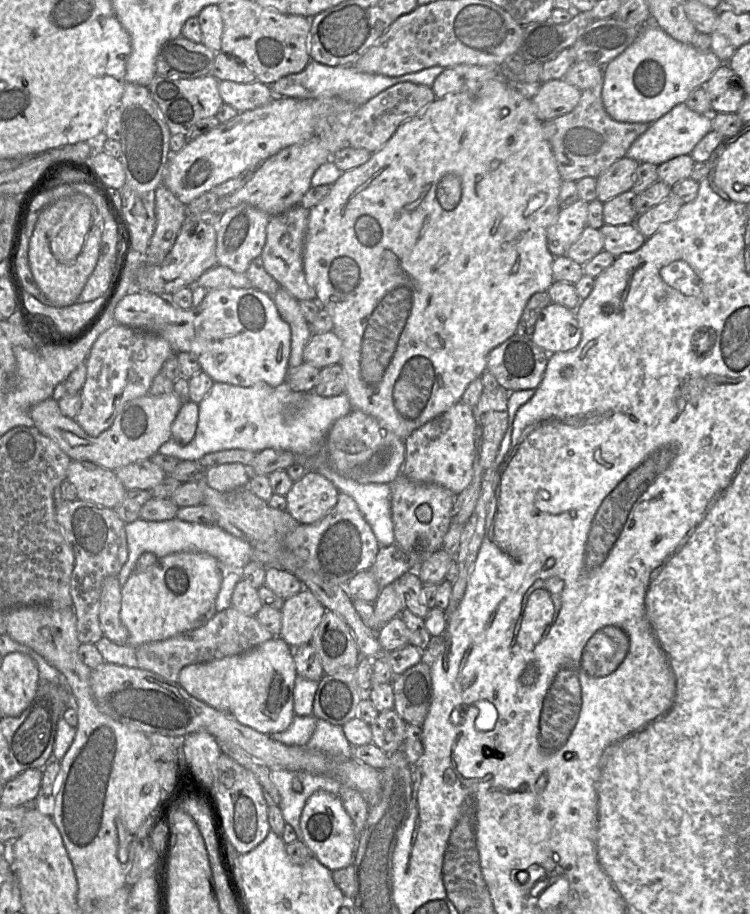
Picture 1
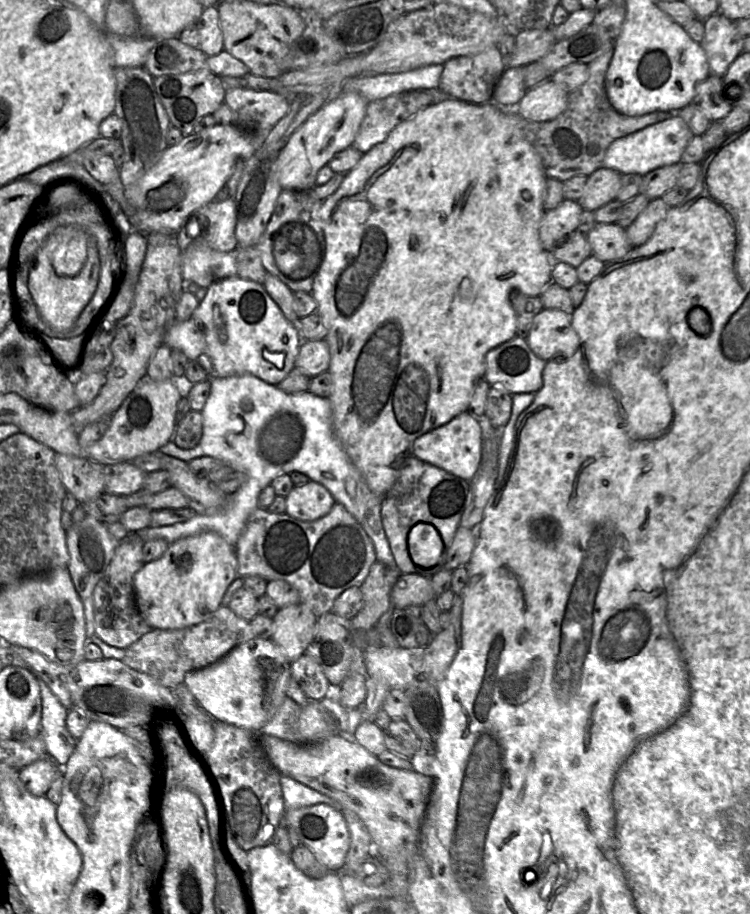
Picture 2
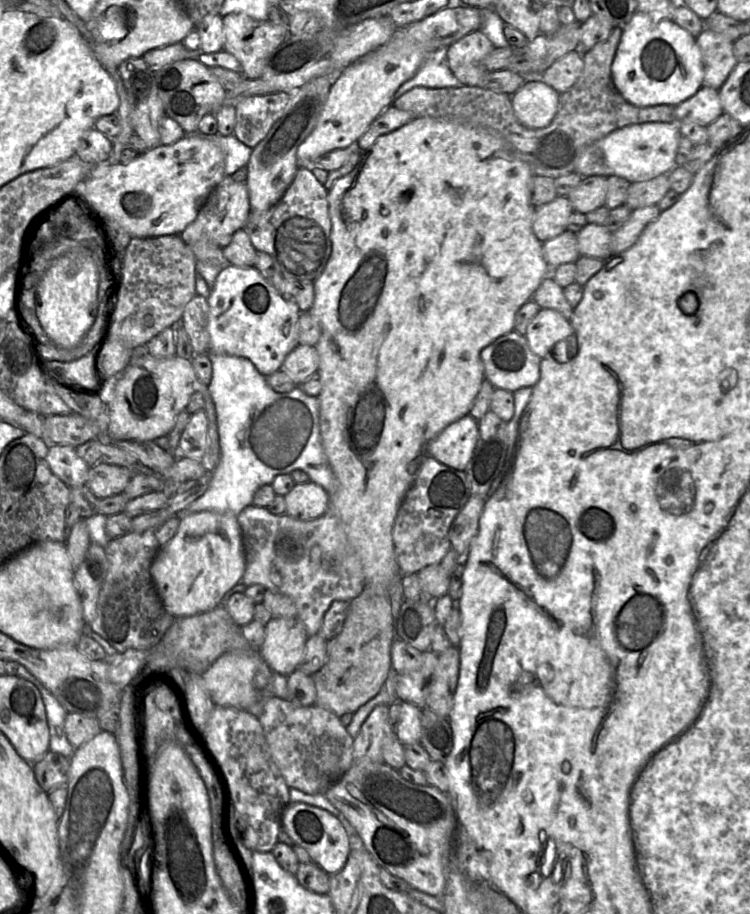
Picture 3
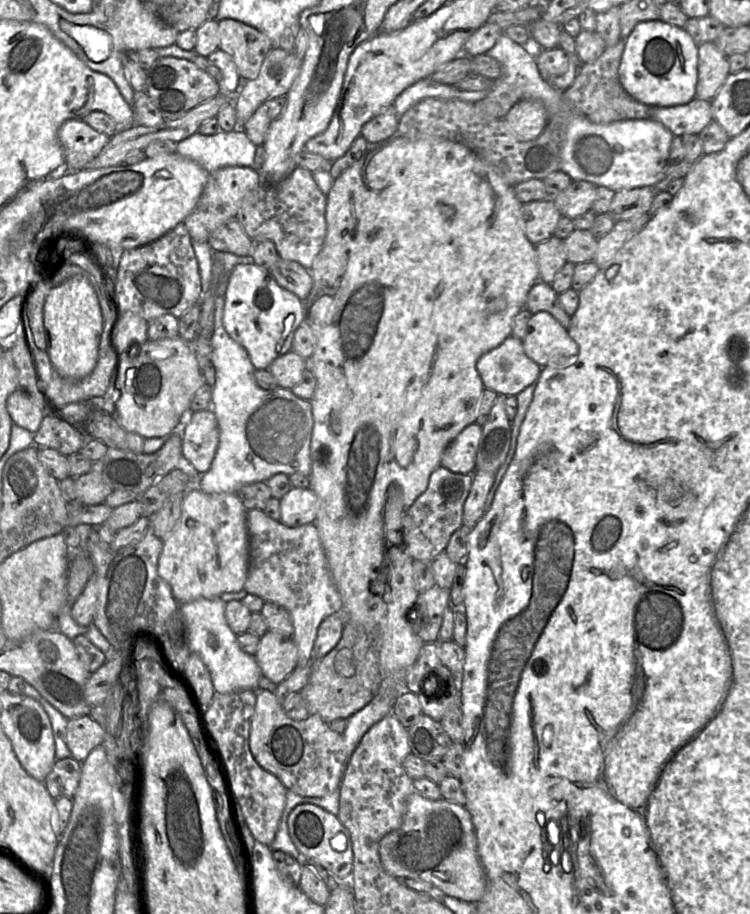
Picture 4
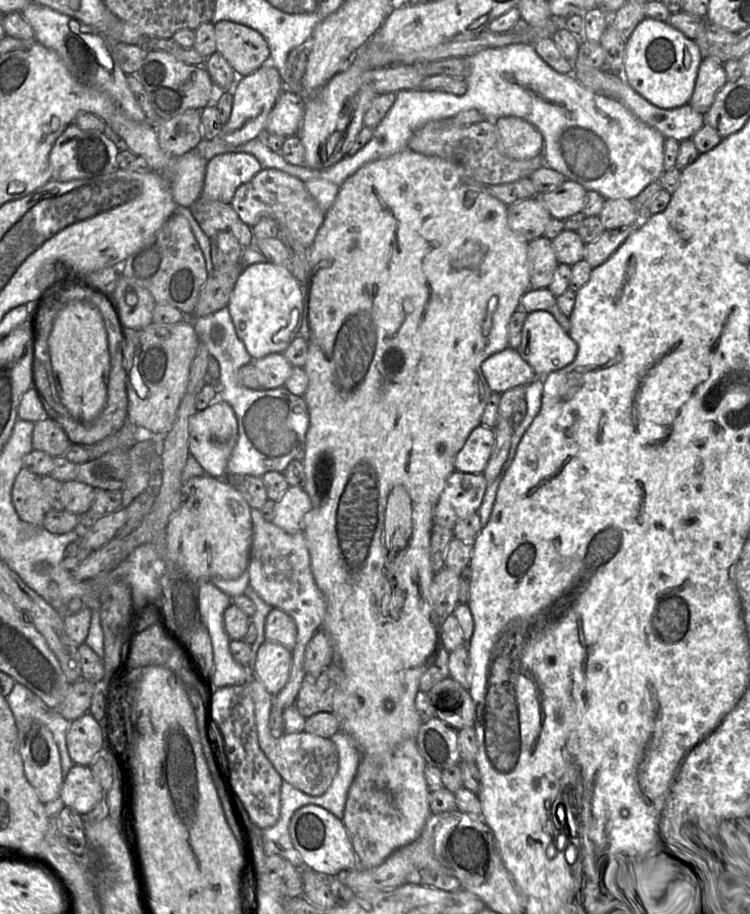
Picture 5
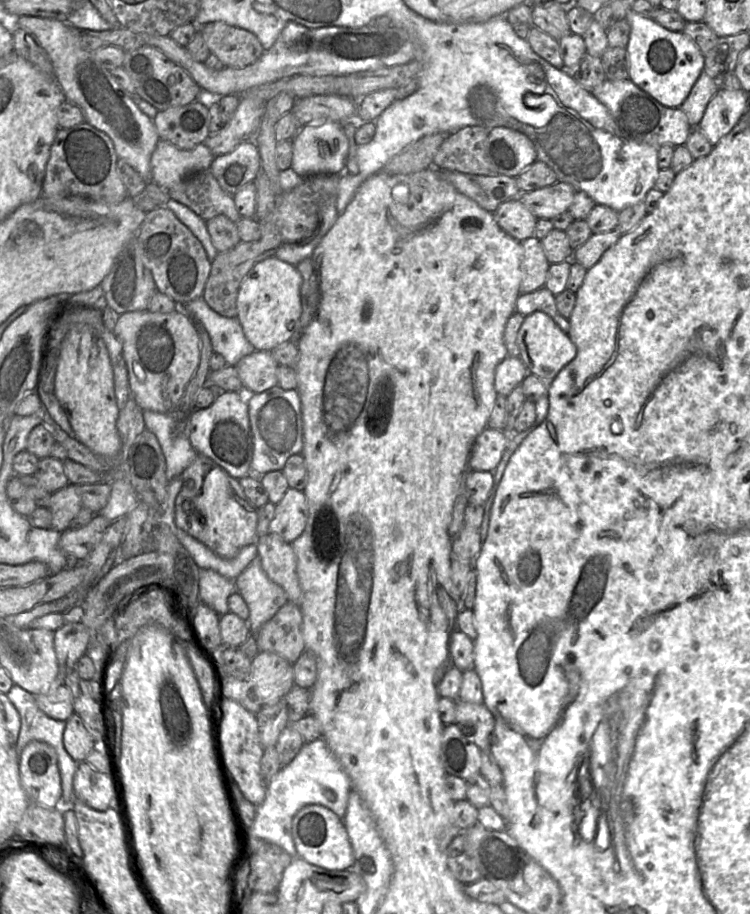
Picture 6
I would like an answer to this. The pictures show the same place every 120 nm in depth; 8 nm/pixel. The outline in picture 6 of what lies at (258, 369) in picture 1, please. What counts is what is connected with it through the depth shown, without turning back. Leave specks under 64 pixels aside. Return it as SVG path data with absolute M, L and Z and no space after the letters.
M269 257L256 263L242 280L237 295L237 319L247 340L258 351L274 348L296 339L302 314L302 276L296 266Z

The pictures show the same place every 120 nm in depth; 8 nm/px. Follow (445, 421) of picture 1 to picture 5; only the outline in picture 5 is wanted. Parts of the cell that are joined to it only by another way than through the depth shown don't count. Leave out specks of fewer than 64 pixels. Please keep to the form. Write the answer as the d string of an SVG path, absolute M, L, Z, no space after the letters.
M478 425L474 428L456 455L455 470L483 474L494 448L495 437L492 427Z

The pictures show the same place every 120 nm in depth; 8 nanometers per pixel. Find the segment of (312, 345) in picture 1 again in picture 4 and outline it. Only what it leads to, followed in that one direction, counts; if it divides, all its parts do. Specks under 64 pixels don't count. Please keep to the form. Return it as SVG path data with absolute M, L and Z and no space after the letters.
M294 351L276 358L268 367L268 370L276 378L280 388L292 389L303 377L308 368L308 361Z

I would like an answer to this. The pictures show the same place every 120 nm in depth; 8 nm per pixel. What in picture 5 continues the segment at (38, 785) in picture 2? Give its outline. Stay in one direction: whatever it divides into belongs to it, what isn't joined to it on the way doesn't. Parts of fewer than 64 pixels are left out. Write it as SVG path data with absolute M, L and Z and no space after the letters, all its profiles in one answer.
M74 764L64 778L59 803L86 815L103 797L103 790L90 765Z

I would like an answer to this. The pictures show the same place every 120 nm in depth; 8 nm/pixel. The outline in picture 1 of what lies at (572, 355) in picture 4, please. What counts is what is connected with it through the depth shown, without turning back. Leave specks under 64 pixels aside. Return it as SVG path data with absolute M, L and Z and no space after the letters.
M550 302L540 312L531 339L549 354L574 349L581 339L575 311Z

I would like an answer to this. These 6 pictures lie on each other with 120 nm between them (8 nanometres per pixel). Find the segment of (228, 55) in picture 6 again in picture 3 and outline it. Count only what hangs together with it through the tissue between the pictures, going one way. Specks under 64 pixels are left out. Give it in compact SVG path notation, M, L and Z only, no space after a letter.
M230 13L222 18L225 35L224 49L241 63L248 79L261 78L267 59L289 36L289 29L270 21L255 20L244 13Z

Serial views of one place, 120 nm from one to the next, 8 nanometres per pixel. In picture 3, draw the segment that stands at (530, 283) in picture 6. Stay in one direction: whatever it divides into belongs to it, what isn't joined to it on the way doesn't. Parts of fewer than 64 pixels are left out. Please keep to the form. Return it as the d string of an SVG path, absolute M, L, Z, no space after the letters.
M567 230L564 231L562 234L556 236L555 238L544 242L543 250L545 259L548 262L549 266L551 267L551 276L552 270L554 268L565 263L575 263L581 256L578 249L577 234Z

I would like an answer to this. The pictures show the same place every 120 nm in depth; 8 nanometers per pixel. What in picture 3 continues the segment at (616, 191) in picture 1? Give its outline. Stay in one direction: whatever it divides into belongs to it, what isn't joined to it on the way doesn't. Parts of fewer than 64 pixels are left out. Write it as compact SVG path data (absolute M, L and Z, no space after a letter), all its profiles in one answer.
M605 176L583 177L566 197L569 199L574 211L584 215L605 206L608 189L608 180Z

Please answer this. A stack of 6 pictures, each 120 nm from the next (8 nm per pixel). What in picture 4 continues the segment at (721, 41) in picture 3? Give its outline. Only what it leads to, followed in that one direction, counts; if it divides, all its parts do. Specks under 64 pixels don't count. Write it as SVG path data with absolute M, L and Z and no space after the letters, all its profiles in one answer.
M705 42L698 46L695 98L712 101L729 74L728 56L714 42Z

